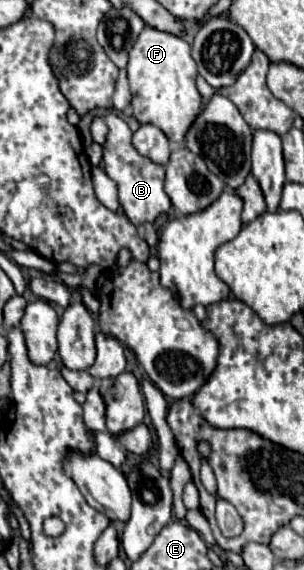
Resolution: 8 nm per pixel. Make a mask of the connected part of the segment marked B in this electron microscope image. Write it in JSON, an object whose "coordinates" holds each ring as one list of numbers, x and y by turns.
{"coordinates":[[109,113,105,117,107,127,109,127,109,135,107,135,107,143,103,147,103,163,105,163,105,173,117,183,119,187,119,203,125,211,125,215,135,223,153,223,161,213,167,213,171,207,171,201,167,197,167,193,163,191,163,181,165,181,165,169,161,165,151,163,147,157,141,157,135,147,131,145,131,129,127,127,127,123,115,115]]}

